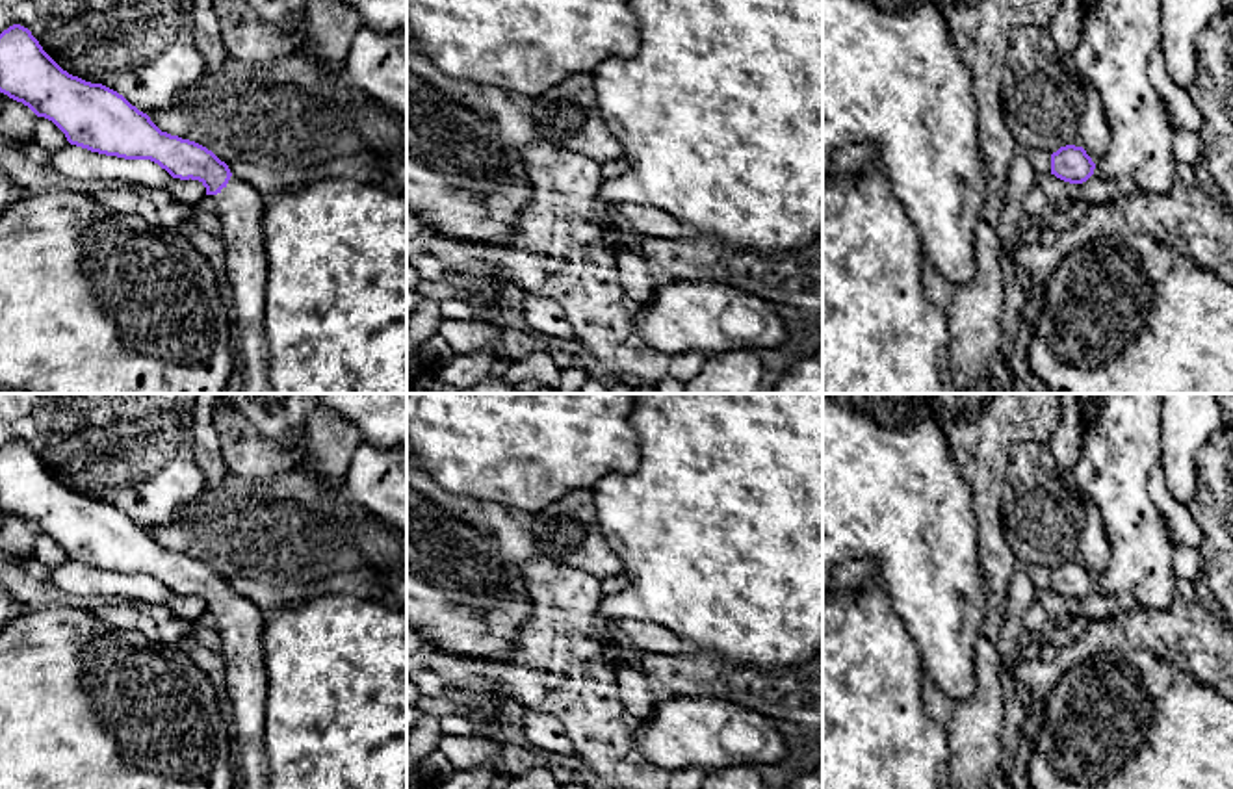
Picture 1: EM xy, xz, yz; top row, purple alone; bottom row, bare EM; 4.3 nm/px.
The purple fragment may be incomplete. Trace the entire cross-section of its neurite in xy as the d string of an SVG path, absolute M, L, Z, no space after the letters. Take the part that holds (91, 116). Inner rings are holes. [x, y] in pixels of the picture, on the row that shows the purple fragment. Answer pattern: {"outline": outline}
{"outline": "M20 24L0 33L0 93L52 121L71 145L124 160L150 160L173 178L199 180L206 188L221 221L234 291L240 394L271 394L264 330L267 258L262 217L267 197L234 176L206 147L162 132L117 91L63 71Z"}

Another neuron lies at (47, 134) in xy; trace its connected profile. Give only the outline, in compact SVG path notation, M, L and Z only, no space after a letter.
M37 117L33 139L48 154L56 154L59 149L69 145L65 134L52 121L45 117Z

